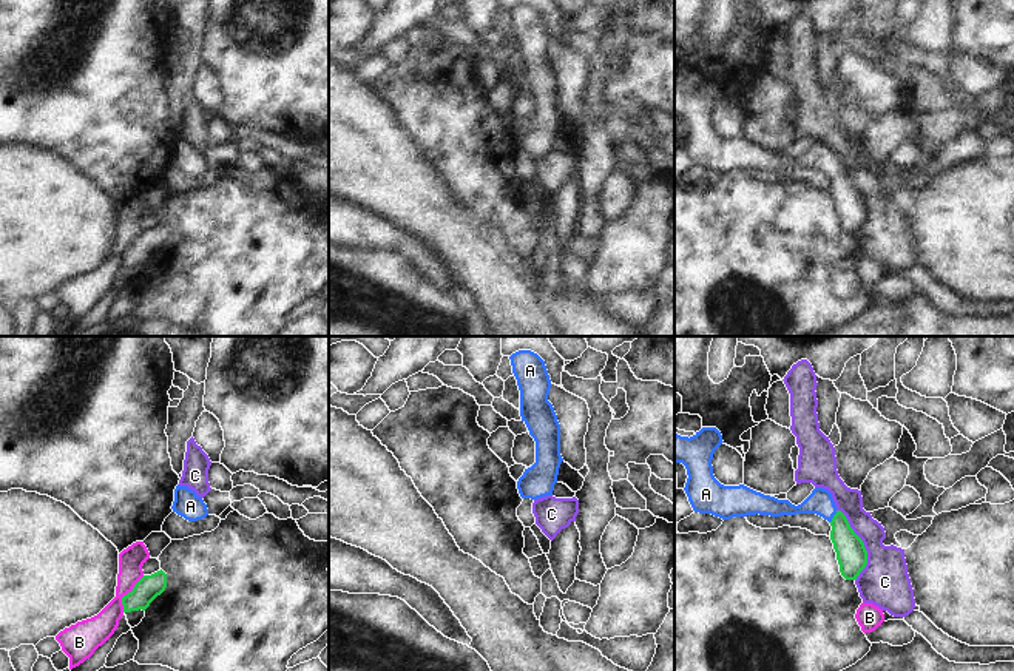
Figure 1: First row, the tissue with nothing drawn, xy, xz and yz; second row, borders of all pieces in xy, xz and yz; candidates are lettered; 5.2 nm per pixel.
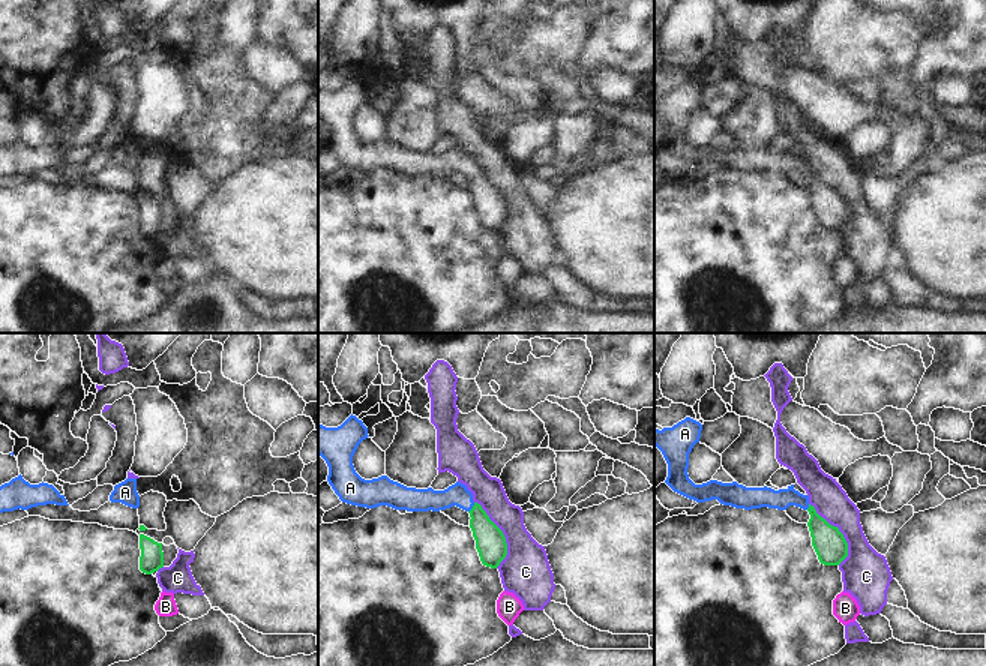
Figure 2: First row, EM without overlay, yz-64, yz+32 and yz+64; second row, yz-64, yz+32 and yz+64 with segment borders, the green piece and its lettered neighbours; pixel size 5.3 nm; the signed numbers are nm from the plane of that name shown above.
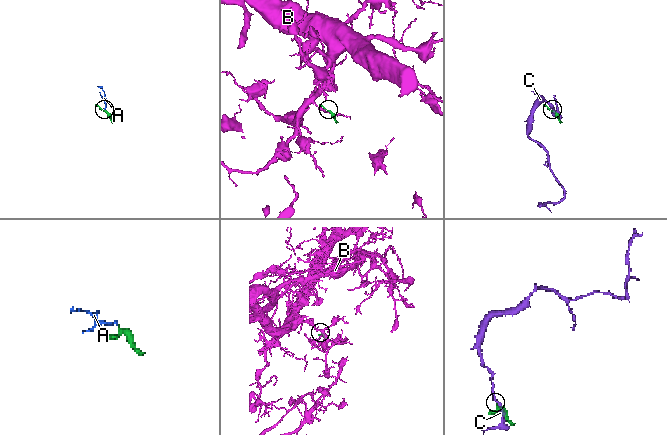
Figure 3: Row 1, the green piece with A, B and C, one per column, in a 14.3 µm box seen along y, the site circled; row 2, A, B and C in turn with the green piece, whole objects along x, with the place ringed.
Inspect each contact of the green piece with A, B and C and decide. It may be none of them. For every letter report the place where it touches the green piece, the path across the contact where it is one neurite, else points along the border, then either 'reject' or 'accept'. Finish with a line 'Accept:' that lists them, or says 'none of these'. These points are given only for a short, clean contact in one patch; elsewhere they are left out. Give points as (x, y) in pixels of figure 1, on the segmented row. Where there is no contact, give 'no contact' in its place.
A: meets green in yz at (834, 517); runs through yz (852, 557), (840, 523), (834, 517), (820, 502); accept
B: meets green in xy at (128, 593); reject
C: meets green in yz at (863, 545); reject
Accept: A

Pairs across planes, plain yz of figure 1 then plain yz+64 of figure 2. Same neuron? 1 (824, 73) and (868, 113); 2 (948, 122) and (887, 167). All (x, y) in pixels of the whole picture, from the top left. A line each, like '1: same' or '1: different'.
1: different
2: same

